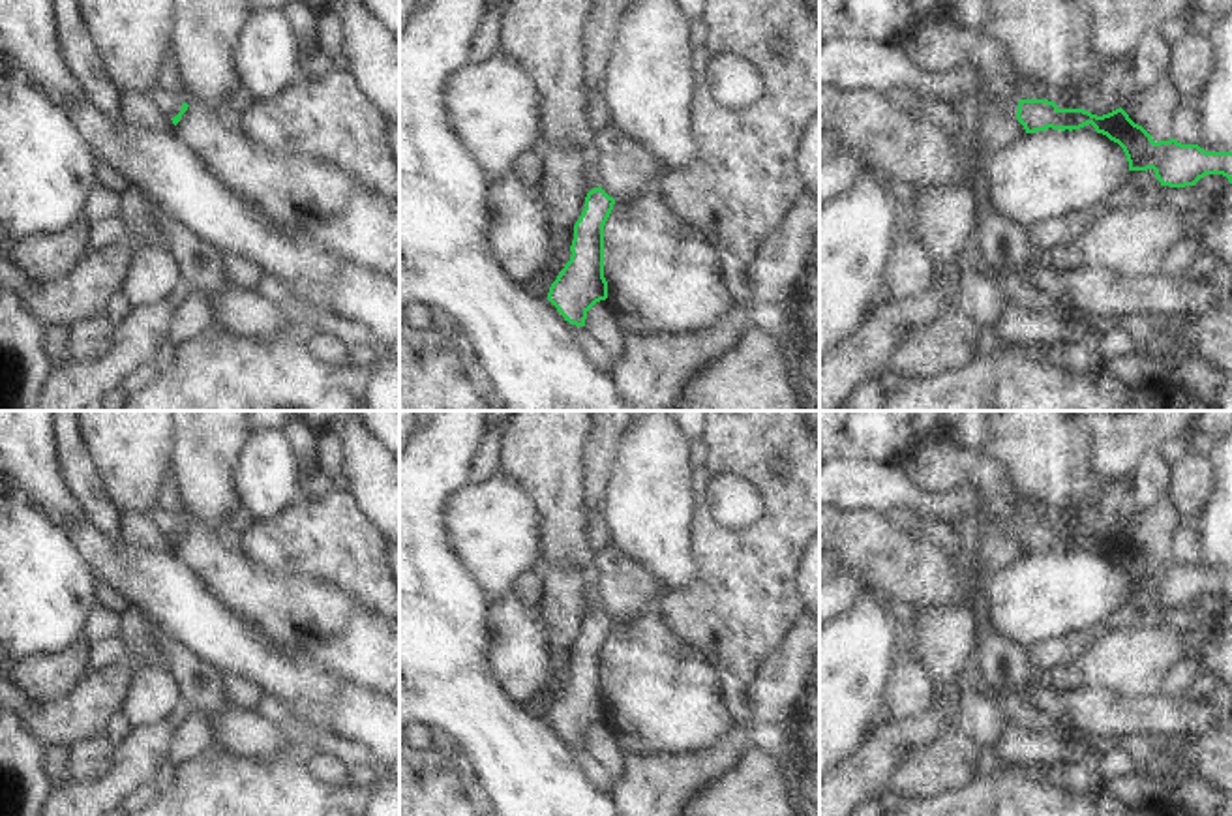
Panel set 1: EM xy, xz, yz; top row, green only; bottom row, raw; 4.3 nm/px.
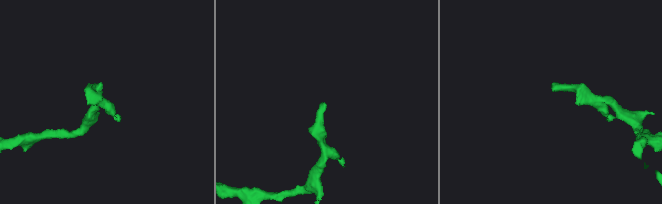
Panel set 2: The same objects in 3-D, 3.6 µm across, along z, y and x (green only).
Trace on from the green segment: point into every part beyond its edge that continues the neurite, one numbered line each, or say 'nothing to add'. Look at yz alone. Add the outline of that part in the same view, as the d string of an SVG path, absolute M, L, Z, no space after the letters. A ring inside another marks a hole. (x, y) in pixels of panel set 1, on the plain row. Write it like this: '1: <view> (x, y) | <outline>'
nothing to add

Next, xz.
nothing to add

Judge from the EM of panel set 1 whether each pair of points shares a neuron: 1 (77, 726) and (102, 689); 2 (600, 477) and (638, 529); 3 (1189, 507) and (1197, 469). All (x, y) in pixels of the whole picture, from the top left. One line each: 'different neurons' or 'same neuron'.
1: same neuron
2: different neurons
3: same neuron

